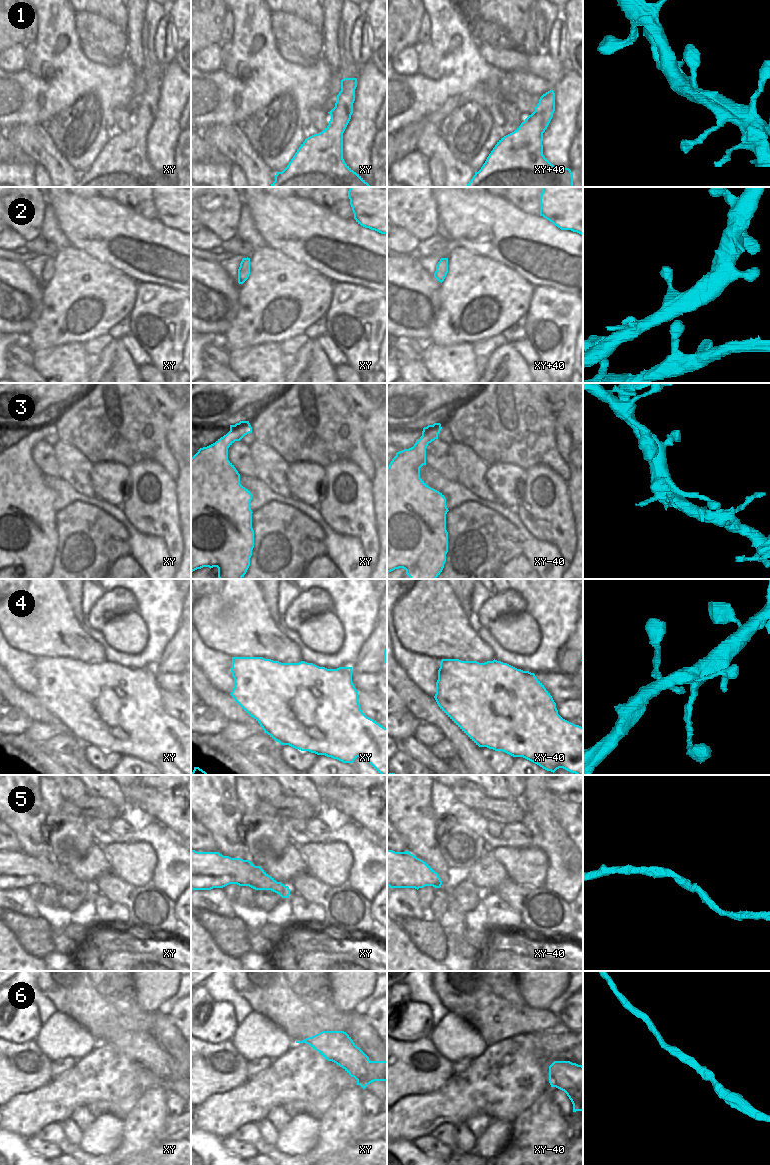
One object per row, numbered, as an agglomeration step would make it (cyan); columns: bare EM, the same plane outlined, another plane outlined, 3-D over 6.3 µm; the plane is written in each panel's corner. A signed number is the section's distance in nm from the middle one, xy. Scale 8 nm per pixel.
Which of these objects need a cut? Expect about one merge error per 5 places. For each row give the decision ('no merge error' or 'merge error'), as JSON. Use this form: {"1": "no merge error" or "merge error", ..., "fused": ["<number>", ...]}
{"1": "no merge error", "2": "no merge error", "3": "no merge error", "4": "no merge error", "5": "no merge error", "6": "no merge error", "fused": []}

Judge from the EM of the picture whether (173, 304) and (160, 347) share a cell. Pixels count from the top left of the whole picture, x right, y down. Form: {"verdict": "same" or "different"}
{"verdict": "same"}

